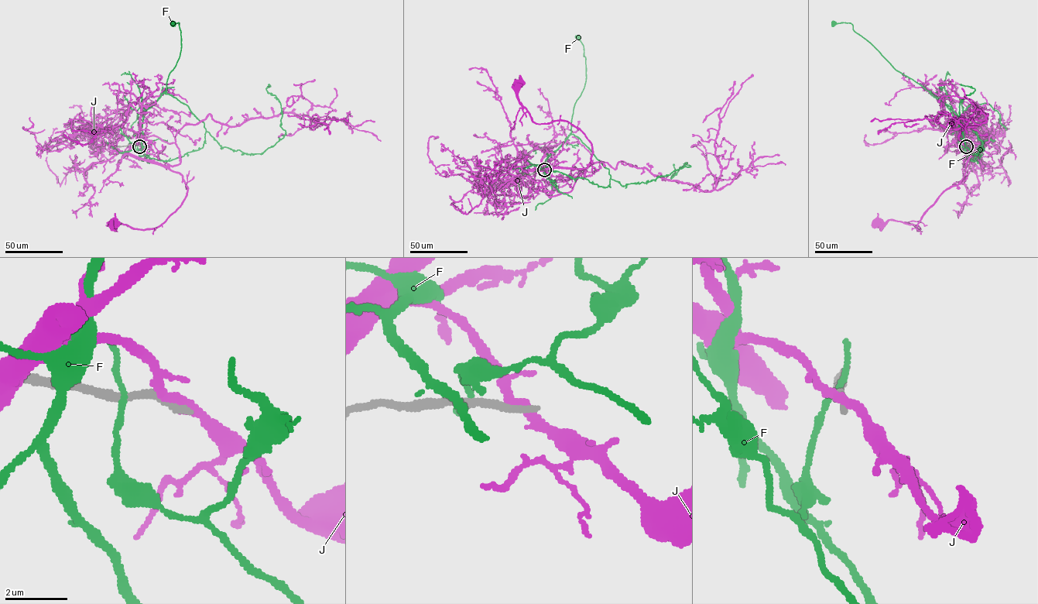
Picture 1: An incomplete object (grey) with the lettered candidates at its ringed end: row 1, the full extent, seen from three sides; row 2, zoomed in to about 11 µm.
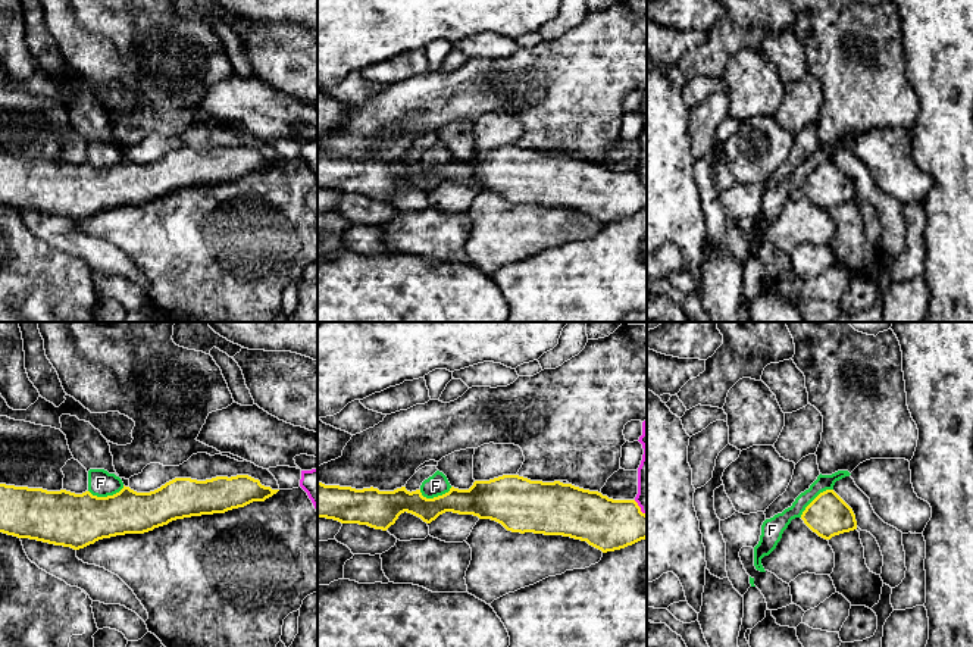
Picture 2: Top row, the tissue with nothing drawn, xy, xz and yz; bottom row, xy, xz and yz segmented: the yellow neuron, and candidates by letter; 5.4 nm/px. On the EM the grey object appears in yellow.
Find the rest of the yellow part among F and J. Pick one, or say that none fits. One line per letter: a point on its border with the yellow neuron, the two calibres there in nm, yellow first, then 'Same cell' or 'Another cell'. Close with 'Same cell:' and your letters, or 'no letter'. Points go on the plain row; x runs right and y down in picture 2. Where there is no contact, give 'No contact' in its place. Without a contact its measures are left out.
F: Touches yellow at xy (108, 166). Thickness 300 nm (yellow) against 140 nm. Another cell
J: Touches yellow at xz (640, 178). Thickness 280 nm (yellow) against 110 nm. Another cell
Same cell: no letter

